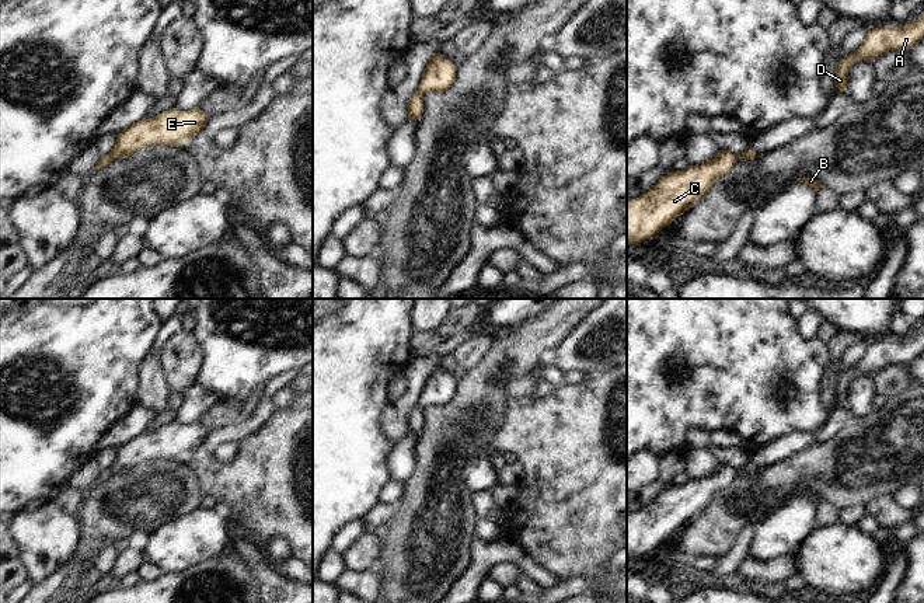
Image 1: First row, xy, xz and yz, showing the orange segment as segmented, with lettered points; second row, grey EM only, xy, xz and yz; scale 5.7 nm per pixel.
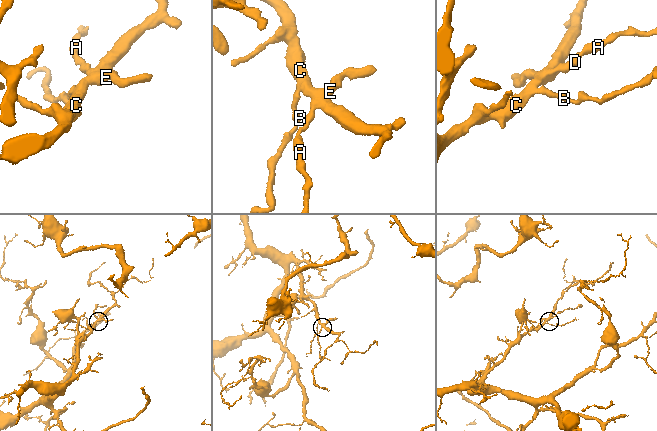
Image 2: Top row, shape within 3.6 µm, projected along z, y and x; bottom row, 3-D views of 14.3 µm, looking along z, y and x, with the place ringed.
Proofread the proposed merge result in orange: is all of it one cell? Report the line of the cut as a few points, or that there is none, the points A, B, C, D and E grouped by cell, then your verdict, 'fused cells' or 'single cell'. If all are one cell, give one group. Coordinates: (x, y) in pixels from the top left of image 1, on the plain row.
cut none; groups A B C D E; single cell

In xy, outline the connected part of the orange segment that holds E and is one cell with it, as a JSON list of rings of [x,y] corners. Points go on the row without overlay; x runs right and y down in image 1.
[[[199,422],[189,425],[168,424],[150,433],[142,433],[118,449],[114,463],[102,470],[95,484],[109,480],[115,471],[125,473],[147,460],[185,459],[201,447],[209,431]]]

